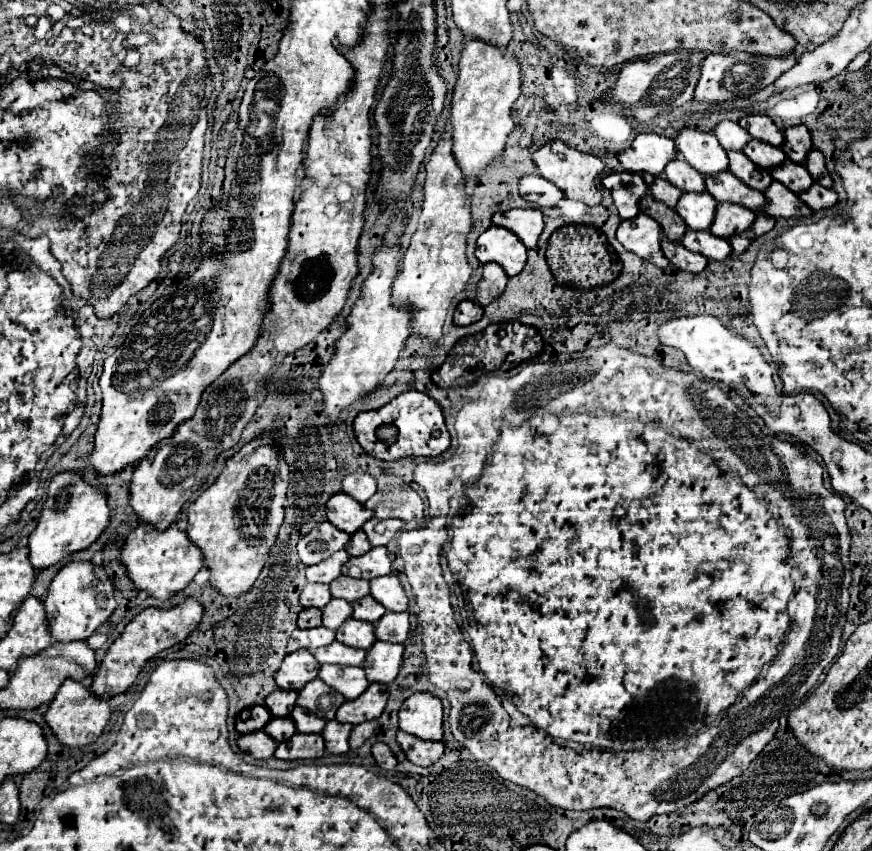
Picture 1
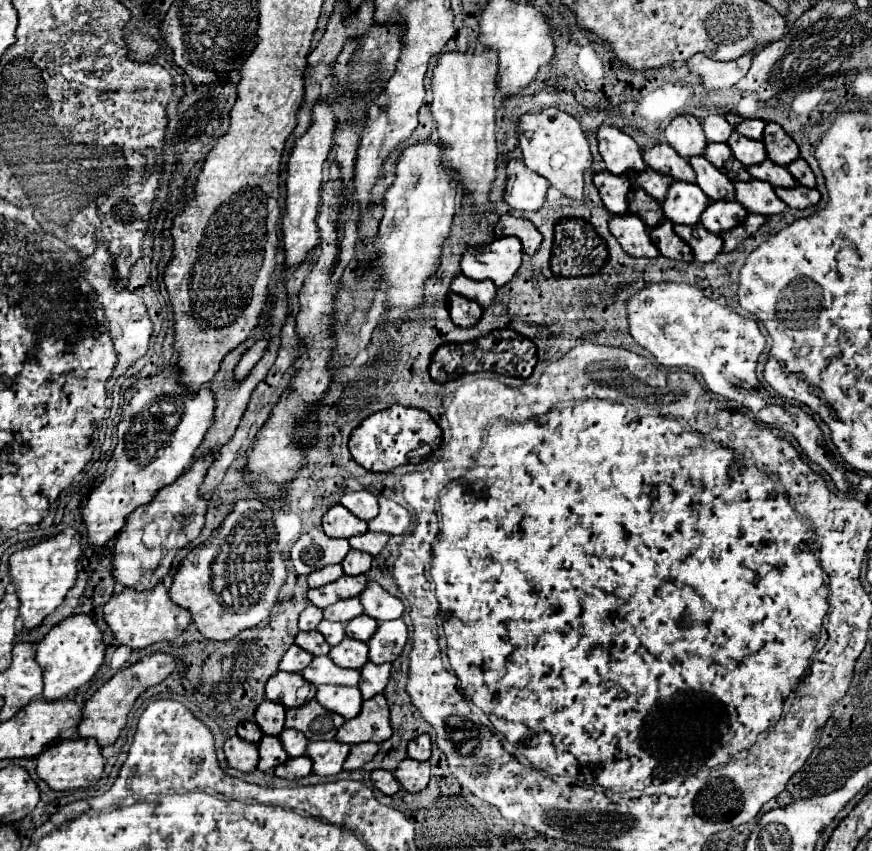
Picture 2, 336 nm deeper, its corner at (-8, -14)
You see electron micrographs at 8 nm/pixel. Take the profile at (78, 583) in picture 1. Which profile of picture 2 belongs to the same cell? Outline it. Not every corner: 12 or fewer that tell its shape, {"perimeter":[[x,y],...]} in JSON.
{"perimeter":[[88,615],[66,617],[36,645],[42,699],[60,701],[104,661]]}

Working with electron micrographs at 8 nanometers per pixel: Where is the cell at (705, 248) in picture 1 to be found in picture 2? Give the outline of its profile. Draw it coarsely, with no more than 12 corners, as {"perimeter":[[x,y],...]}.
{"perimeter":[[674,225],[696,261],[712,261],[722,239],[706,227]]}

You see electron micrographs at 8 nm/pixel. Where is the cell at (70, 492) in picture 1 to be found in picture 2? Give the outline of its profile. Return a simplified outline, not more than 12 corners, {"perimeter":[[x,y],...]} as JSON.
{"perimeter":[[66,529],[10,555],[26,629],[40,627],[78,575]]}

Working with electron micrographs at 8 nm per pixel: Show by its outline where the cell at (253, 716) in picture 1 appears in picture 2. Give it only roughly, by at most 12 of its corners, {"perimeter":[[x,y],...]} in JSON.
{"perimeter":[[256,723],[238,725],[238,737],[250,743],[262,739],[260,727]]}

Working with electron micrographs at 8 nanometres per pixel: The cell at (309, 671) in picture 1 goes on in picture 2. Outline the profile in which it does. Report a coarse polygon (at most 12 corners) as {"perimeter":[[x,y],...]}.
{"perimeter":[[278,671],[266,697],[288,709],[308,703],[316,687],[300,673]]}

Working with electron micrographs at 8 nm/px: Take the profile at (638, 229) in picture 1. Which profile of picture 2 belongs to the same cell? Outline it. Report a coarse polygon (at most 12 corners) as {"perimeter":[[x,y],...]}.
{"perimeter":[[614,215],[608,229],[632,257],[660,255],[638,215]]}

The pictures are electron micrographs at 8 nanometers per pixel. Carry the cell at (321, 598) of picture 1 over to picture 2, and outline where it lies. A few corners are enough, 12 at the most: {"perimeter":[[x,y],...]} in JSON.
{"perimeter":[[308,605],[300,613],[300,631],[312,631],[322,621],[322,609]]}

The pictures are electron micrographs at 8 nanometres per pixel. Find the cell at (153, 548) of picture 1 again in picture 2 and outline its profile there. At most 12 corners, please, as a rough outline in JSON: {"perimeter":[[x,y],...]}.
{"perimeter":[[160,583],[104,605],[118,645],[140,651],[190,625]]}

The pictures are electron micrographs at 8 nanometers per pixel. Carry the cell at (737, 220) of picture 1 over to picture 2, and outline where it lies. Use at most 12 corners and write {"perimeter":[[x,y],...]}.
{"perimeter":[[712,201],[700,223],[724,233],[744,223],[748,211],[736,201]]}

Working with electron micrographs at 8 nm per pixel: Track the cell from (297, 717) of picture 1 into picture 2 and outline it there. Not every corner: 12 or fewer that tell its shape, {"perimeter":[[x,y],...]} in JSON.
{"perimeter":[[284,729],[278,735],[288,757],[302,757],[308,739],[300,731]]}

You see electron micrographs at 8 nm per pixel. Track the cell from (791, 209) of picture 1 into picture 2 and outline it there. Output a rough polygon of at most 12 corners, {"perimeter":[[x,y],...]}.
{"perimeter":[[734,181],[734,197],[750,213],[784,211],[770,183]]}

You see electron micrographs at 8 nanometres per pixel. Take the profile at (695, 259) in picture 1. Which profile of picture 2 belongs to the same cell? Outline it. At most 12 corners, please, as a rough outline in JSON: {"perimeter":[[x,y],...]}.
{"perimeter":[[670,219],[650,229],[650,239],[668,259],[694,261]]}

